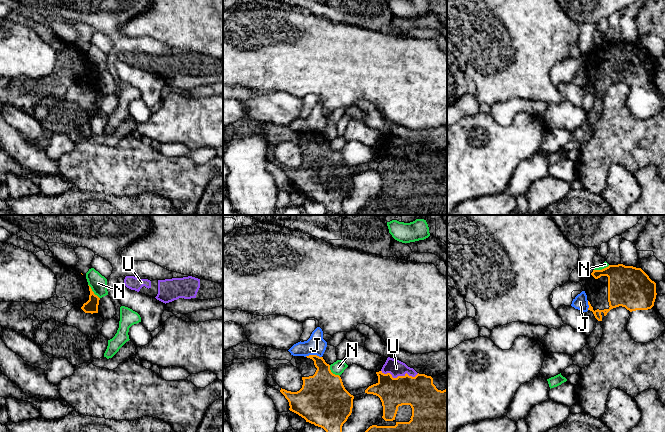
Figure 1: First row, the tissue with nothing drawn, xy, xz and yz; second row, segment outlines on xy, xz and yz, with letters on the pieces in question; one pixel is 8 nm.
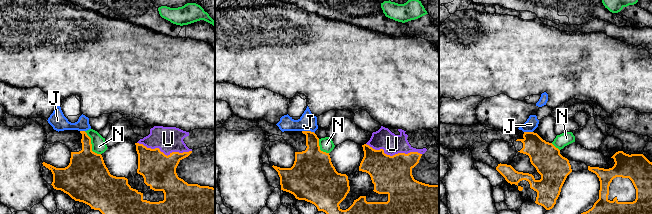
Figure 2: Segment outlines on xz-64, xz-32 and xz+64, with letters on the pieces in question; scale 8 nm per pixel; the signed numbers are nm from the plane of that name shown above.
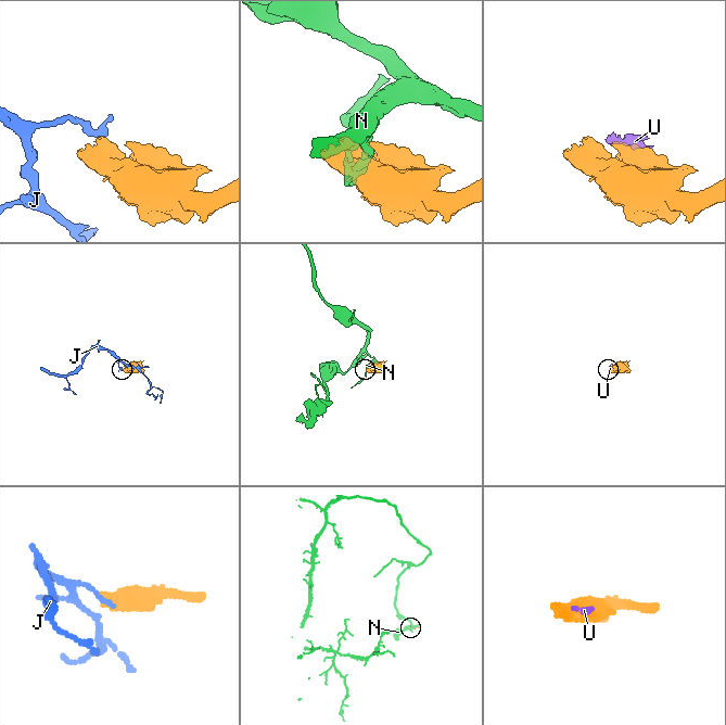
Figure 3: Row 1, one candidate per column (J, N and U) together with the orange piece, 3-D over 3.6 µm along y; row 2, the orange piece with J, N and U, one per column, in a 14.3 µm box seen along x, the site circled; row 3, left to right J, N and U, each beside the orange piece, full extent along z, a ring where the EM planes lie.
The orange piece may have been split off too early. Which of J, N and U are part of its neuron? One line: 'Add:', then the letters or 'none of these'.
Add: U

